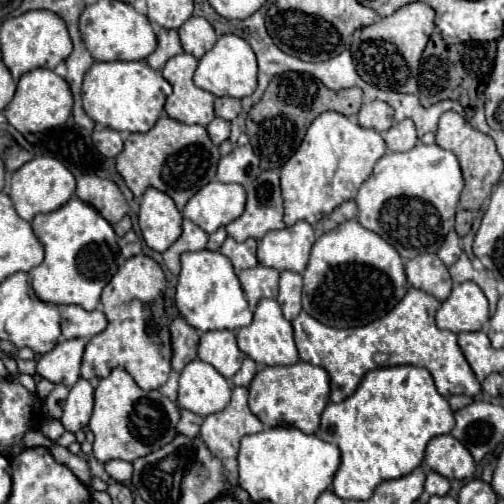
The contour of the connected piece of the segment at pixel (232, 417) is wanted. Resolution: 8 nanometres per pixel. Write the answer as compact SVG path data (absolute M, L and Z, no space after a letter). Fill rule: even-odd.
M234 387L228 407L216 415L204 417L200 437L212 453L220 459L228 459L238 455L238 445L244 435L260 433L262 427L260 419L248 409L248 389Z

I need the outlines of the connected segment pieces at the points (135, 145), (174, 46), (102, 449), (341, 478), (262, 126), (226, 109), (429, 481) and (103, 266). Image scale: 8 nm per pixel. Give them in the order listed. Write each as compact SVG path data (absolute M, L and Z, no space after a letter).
M162 115L148 133L130 133L126 137L124 151L116 157L116 169L136 197L154 187L168 193L182 211L188 199L216 177L218 159L218 147L210 141L206 127L186 125Z
M160 29L158 31L158 47L146 59L146 63L154 71L162 71L166 61L174 55L180 55L180 53L182 53L182 45L180 45L180 39L178 39L178 31L176 29Z
M114 369L110 377L100 379L94 393L94 413L90 417L90 431L94 433L92 455L100 461L136 461L148 453L168 445L176 437L176 423L180 419L180 407L160 391L144 391L136 385L130 373Z
M398 365L368 371L350 397L346 397L340 403L330 403L322 413L318 437L328 443L336 443L342 453L342 463L334 475L334 493L344 501L346 499L366 501L368 497L372 497L374 489L380 483L412 473L422 463L428 441L432 437L450 433L454 423L456 423L454 413L448 401L436 391L432 375L424 367Z
M282 73L276 75L264 97L248 111L246 133L254 147L254 153L260 157L262 169L280 169L300 147L308 125L324 111L336 111L346 117L358 115L362 107L362 89L350 87L332 91L322 81L306 73Z
M218 97L216 99L216 115L226 119L226 121L232 121L238 117L238 113L242 111L242 103L240 99L234 99L234 97Z
M428 471L424 491L428 495L446 495L450 491L450 481L446 477L442 477L440 473L436 473L436 471Z
M72 197L60 209L36 215L32 221L32 231L42 243L46 257L44 261L30 271L31 286L36 299L54 305L80 305L88 311L94 311L104 285L114 277L118 265L116 255L110 247L116 243L116 233L112 225L96 211L92 205L84 205L78 197Z

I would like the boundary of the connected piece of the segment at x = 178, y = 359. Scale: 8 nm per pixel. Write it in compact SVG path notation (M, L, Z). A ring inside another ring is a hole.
M176 317L170 325L170 333L172 333L172 347L174 347L174 355L172 355L172 369L174 371L182 371L186 363L190 363L192 359L196 359L196 349L198 349L198 329L190 327L184 317Z

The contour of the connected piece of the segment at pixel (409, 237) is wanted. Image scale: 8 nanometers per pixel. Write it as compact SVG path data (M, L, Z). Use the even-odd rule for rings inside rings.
M418 143L414 149L404 153L386 153L376 165L372 175L364 181L364 185L358 189L358 221L366 229L378 233L384 241L388 241L404 261L414 259L424 253L438 253L440 245L444 243L450 229L454 229L454 215L460 199L460 191L464 189L464 179L460 175L458 159L452 151L446 151L442 147L424 145Z

